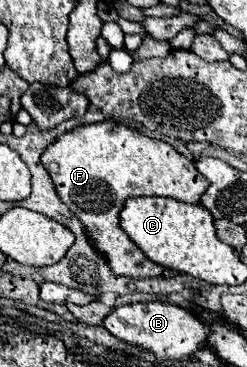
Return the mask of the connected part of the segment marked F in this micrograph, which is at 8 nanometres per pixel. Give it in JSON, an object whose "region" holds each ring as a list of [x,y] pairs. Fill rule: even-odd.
{"region":[[[104,120],[98,124],[84,124],[84,126],[74,128],[72,132],[66,132],[54,144],[50,144],[50,148],[42,154],[42,166],[48,170],[58,196],[80,218],[86,234],[94,242],[96,250],[108,260],[110,268],[118,276],[130,276],[130,278],[156,278],[162,274],[164,268],[148,260],[138,250],[138,246],[126,236],[126,232],[120,228],[118,216],[120,216],[124,202],[130,196],[168,196],[168,198],[176,198],[180,202],[192,204],[192,202],[198,202],[202,192],[206,190],[206,178],[202,178],[194,162],[190,162],[170,144],[162,140],[152,140],[140,134],[138,130],[132,130],[124,124],[116,124],[112,120]]]}

